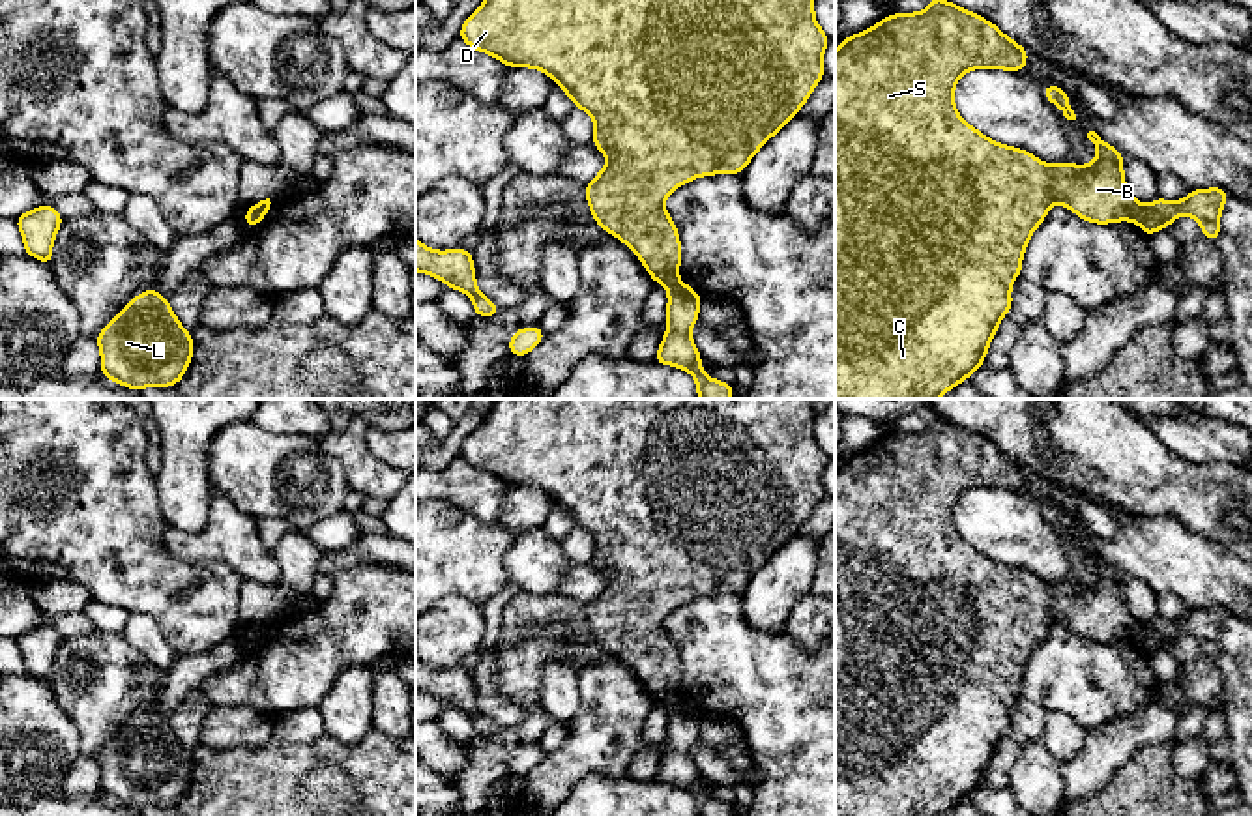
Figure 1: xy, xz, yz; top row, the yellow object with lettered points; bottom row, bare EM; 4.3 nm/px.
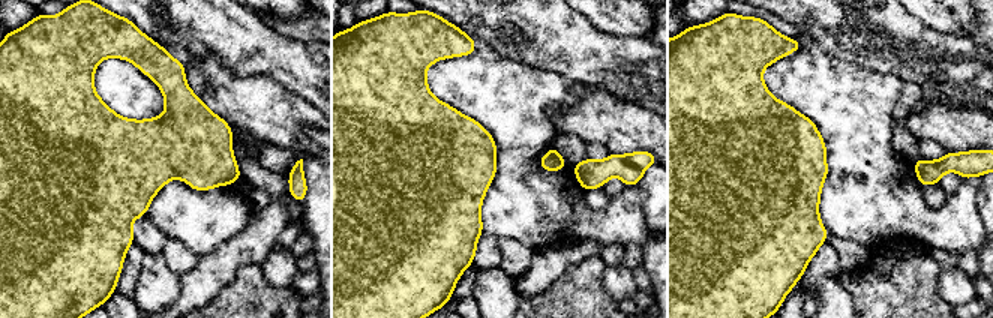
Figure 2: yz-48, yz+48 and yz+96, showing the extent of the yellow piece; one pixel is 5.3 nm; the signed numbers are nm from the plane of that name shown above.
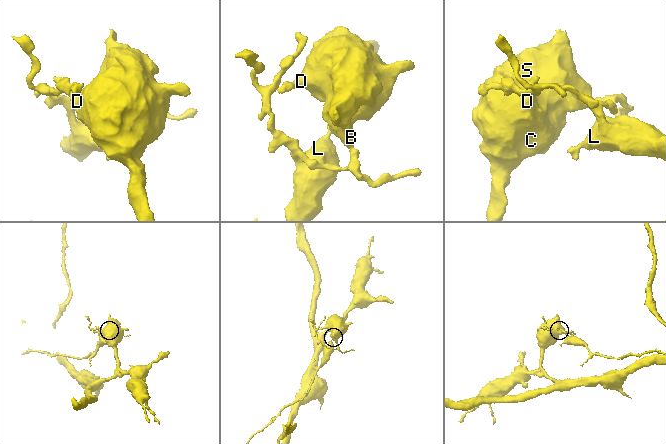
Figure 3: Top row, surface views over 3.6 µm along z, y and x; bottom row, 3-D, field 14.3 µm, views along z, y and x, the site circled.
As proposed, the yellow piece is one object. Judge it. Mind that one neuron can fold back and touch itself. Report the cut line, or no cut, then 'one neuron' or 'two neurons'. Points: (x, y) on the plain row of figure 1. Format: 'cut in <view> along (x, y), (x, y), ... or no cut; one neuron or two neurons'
cut in yz along (1142, 627), (1137, 639); two neurons

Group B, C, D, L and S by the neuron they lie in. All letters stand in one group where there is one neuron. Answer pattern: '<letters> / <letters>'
B C D S / L

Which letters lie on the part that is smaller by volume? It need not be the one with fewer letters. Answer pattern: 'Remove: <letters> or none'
Remove: L

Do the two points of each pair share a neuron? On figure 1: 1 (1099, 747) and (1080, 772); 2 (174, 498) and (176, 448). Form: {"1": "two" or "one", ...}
{"1": "one", "2": "one"}

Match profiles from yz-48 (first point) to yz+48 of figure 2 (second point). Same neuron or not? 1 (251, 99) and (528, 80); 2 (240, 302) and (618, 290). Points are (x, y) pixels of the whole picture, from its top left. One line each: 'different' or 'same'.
1: different
2: different

